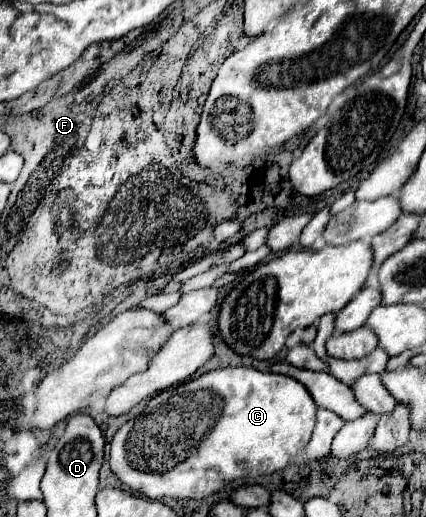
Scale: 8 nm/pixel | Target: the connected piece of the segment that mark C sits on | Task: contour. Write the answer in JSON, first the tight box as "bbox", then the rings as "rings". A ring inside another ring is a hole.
{"bbox":[109,368,317,498],"rings":[[[223,368],[223,370],[213,370],[213,372],[207,372],[195,380],[189,380],[189,382],[183,382],[179,384],[177,388],[171,388],[171,390],[165,390],[157,396],[153,396],[145,410],[125,422],[117,434],[113,436],[111,440],[111,454],[109,454],[109,464],[111,464],[111,470],[117,474],[117,478],[127,484],[131,490],[135,492],[141,492],[145,494],[147,498],[163,498],[163,496],[171,496],[171,498],[205,498],[221,488],[225,488],[227,484],[231,484],[233,480],[237,478],[257,478],[257,476],[265,476],[265,474],[273,474],[273,472],[279,472],[283,468],[287,468],[291,464],[291,458],[301,452],[309,438],[311,438],[311,432],[313,432],[313,426],[315,426],[315,412],[317,412],[317,406],[313,402],[313,398],[309,398],[309,392],[305,390],[305,386],[301,382],[297,382],[295,378],[289,378],[289,376],[281,376],[281,374],[273,374],[273,372],[261,372],[261,370],[255,370],[255,368]]]}

